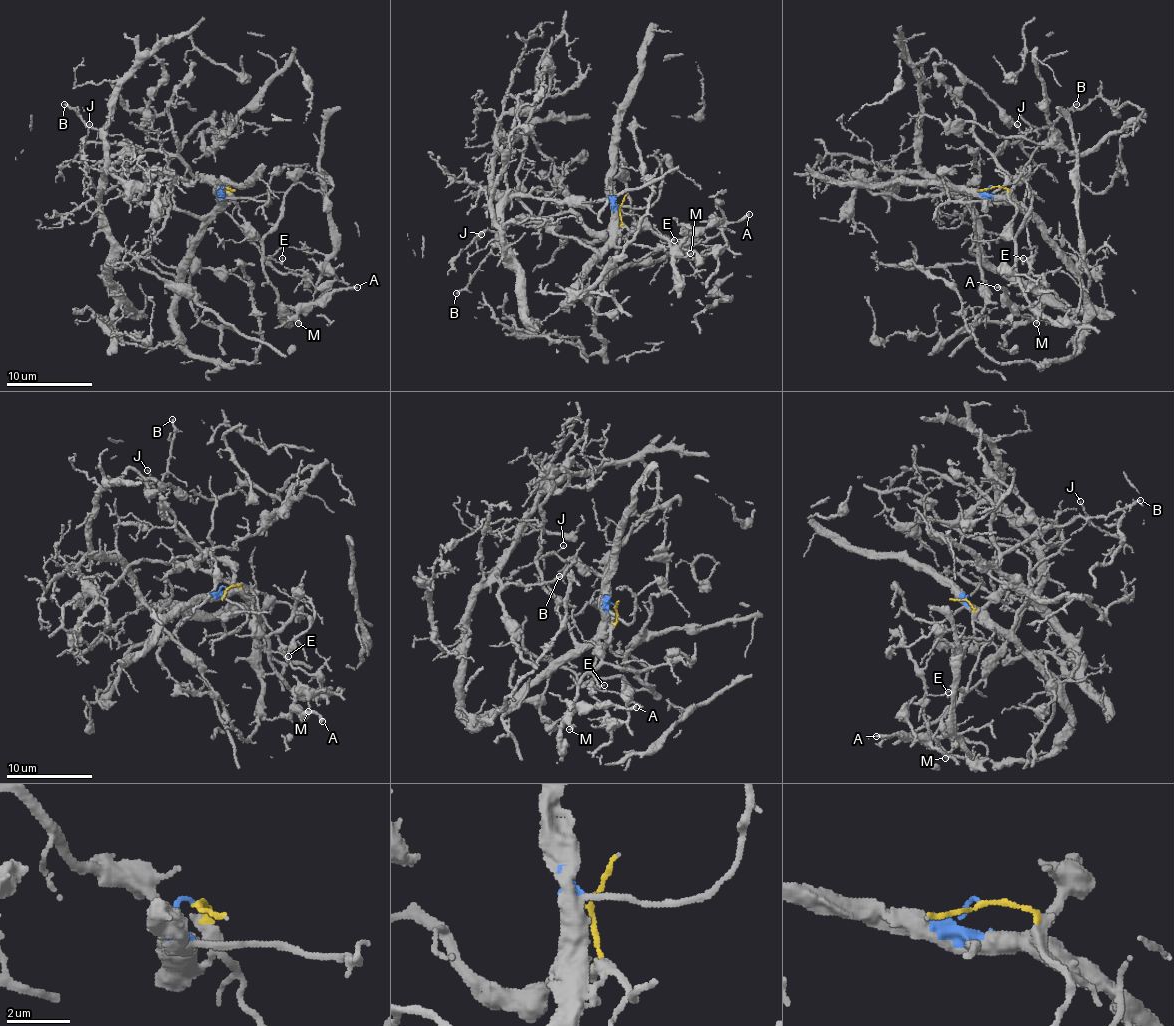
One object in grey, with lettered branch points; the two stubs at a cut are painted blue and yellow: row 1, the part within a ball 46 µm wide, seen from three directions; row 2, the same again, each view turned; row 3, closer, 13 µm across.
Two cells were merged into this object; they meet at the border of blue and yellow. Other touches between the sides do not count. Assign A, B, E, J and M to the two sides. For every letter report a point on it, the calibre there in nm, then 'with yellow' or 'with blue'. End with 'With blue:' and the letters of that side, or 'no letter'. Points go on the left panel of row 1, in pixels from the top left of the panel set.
A: place (357, 287); calibre 260 nm; with yellow
B: place (64, 104); calibre 170 nm; with blue
E: place (282, 258); calibre 120 nm; with yellow
J: place (89, 124); calibre 90 nm; with blue
M: place (298, 323); calibre 120 nm; with yellow
With blue: B, J

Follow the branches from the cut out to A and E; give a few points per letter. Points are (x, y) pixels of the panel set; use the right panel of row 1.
A: (992, 187), (1003, 187), (1016, 208), (1012, 224), (1016, 271), (1029, 306), (1014, 306), (1005, 288), (997, 286)
E: (992, 187), (1003, 187), (1016, 208), (1012, 224), (1014, 254), (1023, 262), (1023, 258)

